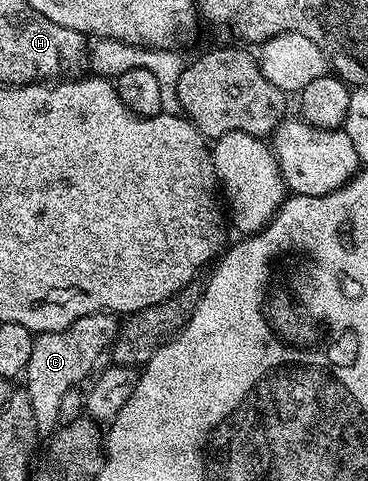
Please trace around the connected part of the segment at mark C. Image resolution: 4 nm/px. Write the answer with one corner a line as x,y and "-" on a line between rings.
97,311
80,317
63,331
35,334
32,357
28,357
24,372
24,390
32,401
32,413
36,417
39,436
49,436
59,426
60,401
63,400
64,393
85,384
91,378
92,372
99,366
98,358
109,352
115,337
118,336
119,326
120,319
117,314

